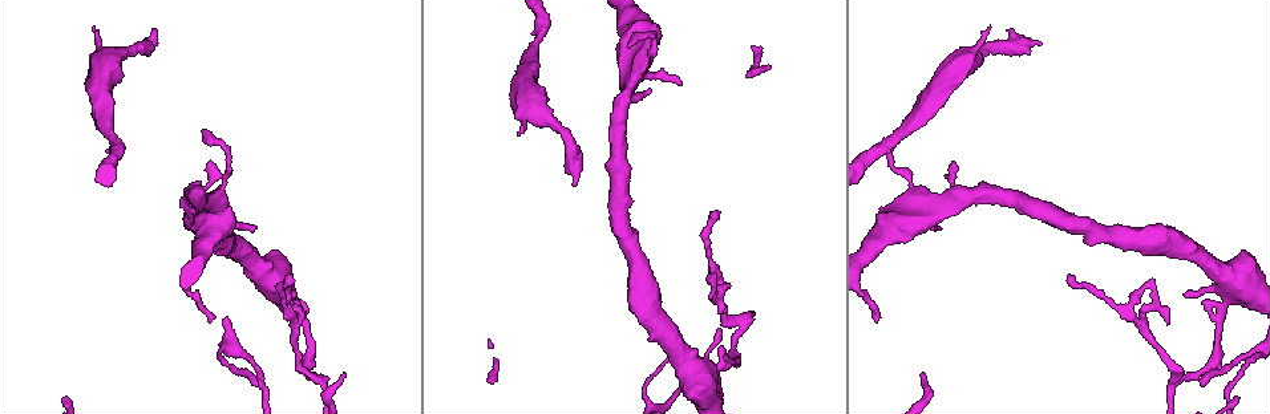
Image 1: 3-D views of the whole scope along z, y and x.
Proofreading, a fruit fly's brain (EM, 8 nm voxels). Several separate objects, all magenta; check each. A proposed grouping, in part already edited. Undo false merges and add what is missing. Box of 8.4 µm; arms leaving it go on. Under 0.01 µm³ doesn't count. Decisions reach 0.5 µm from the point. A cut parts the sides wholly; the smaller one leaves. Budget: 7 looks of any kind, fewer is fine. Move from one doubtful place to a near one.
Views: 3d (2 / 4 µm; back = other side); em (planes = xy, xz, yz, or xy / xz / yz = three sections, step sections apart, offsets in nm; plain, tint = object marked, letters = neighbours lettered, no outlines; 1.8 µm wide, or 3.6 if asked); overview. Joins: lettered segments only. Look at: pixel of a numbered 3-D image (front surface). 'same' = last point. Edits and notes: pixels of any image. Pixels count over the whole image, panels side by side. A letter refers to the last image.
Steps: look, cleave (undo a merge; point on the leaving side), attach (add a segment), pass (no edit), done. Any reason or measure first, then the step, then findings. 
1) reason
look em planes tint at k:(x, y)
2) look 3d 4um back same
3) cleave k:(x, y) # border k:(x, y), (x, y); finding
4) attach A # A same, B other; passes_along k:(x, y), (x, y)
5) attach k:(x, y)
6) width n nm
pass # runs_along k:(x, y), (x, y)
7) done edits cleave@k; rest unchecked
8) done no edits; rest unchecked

tapers out
look em planes letters at 1:(291, 280)

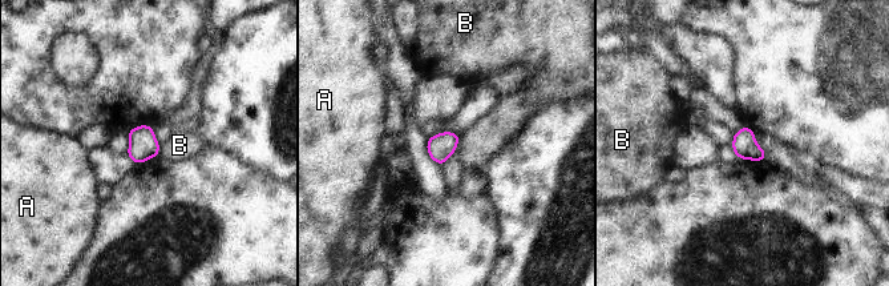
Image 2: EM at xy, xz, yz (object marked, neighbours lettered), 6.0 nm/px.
longest_contact B 90 nm
pass # A other, B other; no lettered segment goes on from it

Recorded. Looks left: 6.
an open end
look em planes letters at 1:(295, 296)

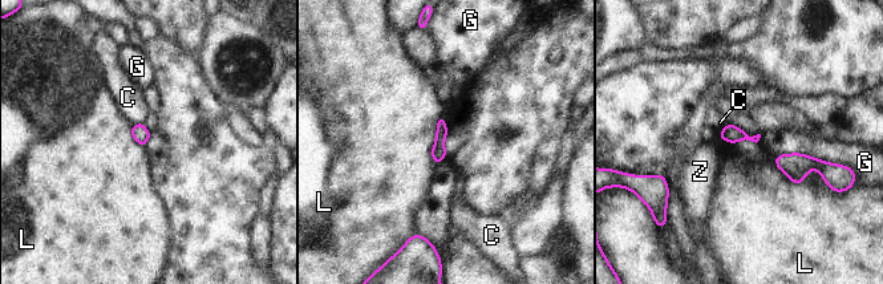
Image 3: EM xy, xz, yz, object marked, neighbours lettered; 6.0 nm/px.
width 90 nm
pass # C other, G other, L other, Z other; no lettered segment goes on from it

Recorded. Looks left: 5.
calibre changes
look 3d 4um at 1:(1242, 355)

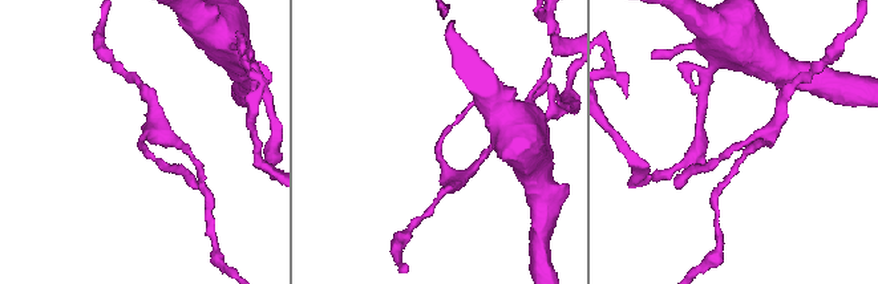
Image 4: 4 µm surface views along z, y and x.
look em 3.6um xz step 8 letters at 4:(142, 147)

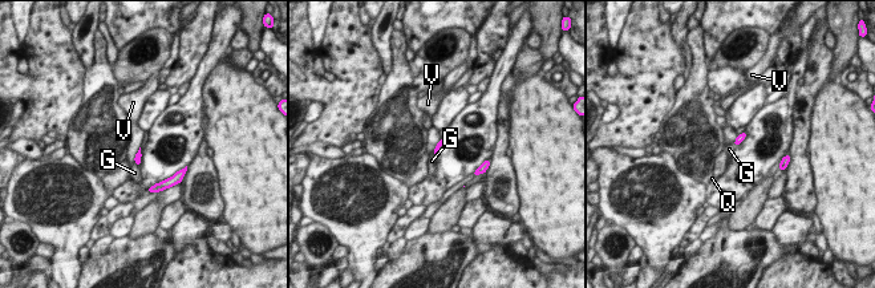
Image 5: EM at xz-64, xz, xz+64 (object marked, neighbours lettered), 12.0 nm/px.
pass # G other, Q other, V other; border 5:(140, 146), (133, 161); continuous, no second neuron

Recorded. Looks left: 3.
done no edits; rest unchecked

